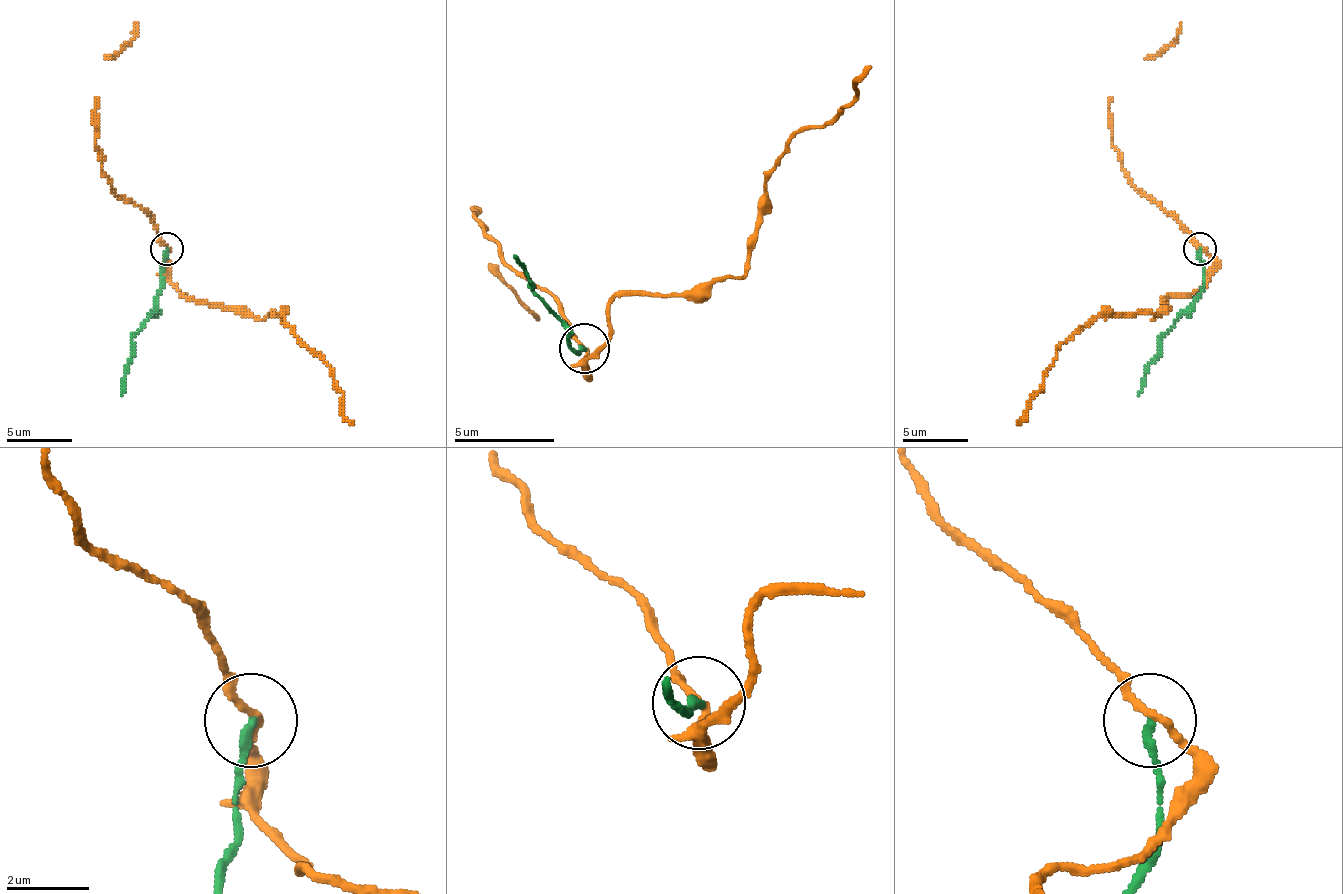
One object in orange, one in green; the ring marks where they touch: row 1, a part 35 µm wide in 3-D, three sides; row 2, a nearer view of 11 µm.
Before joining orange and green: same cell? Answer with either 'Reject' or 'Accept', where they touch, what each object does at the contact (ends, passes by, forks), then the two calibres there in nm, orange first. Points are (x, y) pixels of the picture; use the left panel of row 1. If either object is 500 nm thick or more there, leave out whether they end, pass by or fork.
Reject. Place: (166, 249). At the ring orange passes by. At the ring green ends. Thickness 170 nm (orange) against 180 nm

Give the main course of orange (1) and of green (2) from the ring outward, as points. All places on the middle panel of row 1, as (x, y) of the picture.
1: (585, 349), (585, 369), (615, 299), (706, 294), (746, 269), (776, 158), (872, 68)
2: (585, 349), (575, 354), (570, 329), (530, 289), (515, 254)

